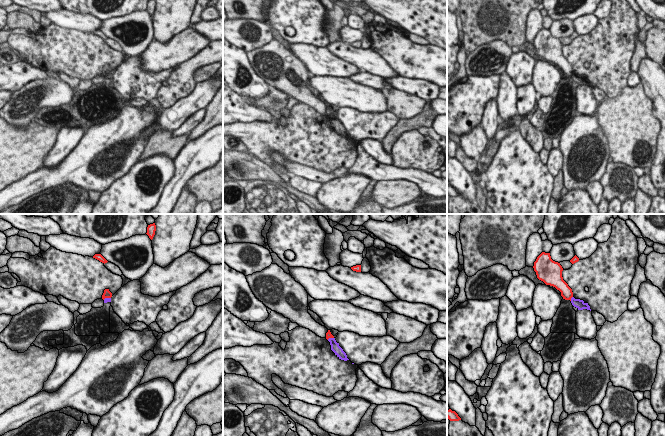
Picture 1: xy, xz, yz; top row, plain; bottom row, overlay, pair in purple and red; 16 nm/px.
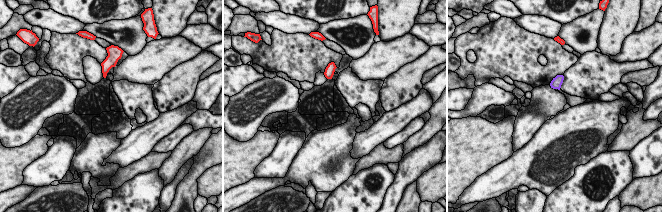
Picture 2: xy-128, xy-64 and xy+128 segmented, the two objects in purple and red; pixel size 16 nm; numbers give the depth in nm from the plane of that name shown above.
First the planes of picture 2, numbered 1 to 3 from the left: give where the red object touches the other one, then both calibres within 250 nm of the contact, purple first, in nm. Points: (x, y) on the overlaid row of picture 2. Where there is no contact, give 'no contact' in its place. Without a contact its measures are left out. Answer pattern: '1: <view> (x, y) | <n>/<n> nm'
1: no contact
2: no contact
3: no contact

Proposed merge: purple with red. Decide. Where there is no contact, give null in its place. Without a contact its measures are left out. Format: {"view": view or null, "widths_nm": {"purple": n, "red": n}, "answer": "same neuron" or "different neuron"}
{"view": "yz", "widths_nm": {"purple": 140, "red": 190}, "answer": "different neuron"}

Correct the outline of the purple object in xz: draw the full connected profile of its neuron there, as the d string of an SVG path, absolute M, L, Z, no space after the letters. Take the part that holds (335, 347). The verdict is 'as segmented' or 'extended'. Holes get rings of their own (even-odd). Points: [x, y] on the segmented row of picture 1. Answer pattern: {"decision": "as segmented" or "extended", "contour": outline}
{"decision": "as segmented", "contour": "M329 338L328 341L330 342L331 345L331 350L335 353L335 355L344 361L349 360L347 358L346 353L343 351L343 349L339 346L339 343L336 342L335 338Z"}

